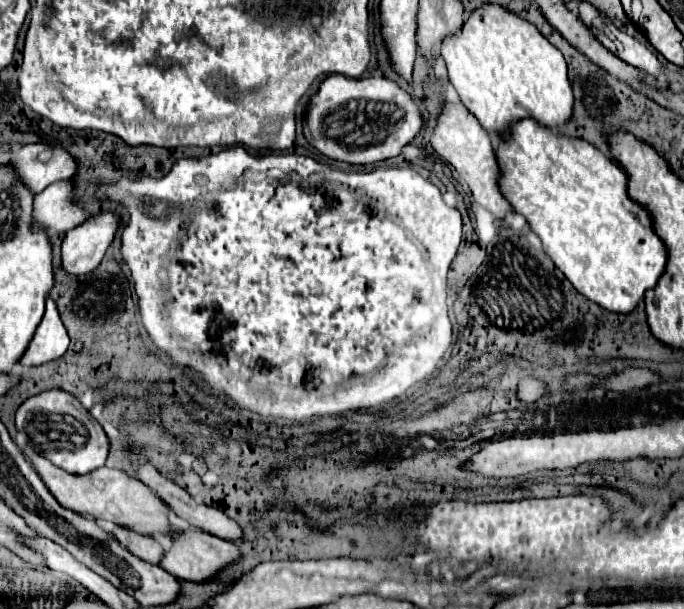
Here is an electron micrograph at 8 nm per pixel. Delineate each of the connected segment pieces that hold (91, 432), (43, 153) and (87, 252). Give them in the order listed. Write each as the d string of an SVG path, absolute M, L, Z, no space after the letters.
M46 390L28 398L16 412L16 428L26 432L38 454L70 474L86 474L104 466L108 436L92 414L68 392Z
M26 144L10 154L10 162L34 194L76 174L76 160L66 150L60 150L60 146Z
M100 212L66 232L62 264L70 274L92 272L104 258L120 226L118 212Z

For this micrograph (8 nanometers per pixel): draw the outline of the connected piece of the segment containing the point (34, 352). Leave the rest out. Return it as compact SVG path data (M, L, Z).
M46 298L46 314L40 326L36 328L36 334L32 336L28 350L24 352L24 360L18 364L40 366L44 362L56 360L64 356L64 352L68 350L68 344L70 344L70 338L60 320L56 304L52 302L52 298Z

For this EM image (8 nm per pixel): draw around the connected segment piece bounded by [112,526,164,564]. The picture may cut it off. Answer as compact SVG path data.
M116 526L116 528L112 530L112 534L114 534L116 540L118 540L126 550L130 550L136 558L140 558L140 560L144 560L144 562L150 562L150 564L160 564L160 560L162 560L162 556L164 556L164 548L162 548L154 538L136 534L136 532L126 530L126 528L120 528L120 526Z

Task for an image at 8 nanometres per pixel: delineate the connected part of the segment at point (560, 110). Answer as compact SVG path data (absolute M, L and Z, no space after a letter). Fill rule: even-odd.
M484 4L470 12L460 34L452 34L442 42L442 58L448 68L450 84L456 88L464 106L478 118L490 136L502 136L508 126L520 118L536 118L548 128L564 124L572 116L574 94L566 76L566 60L556 46L552 46L540 30L522 16L506 10L500 4Z

